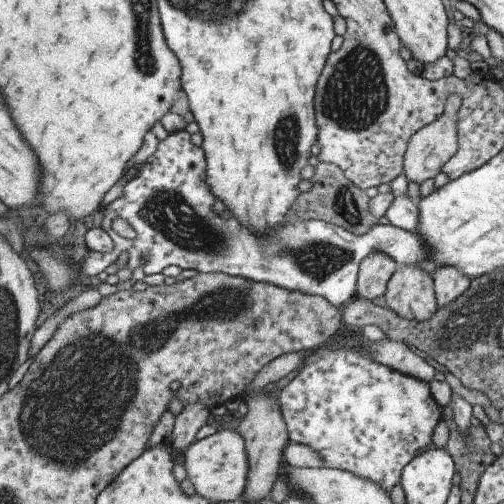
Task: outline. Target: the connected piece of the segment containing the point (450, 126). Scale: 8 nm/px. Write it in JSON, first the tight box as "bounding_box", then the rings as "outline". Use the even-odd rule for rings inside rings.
{"bounding_box":[397,97,461,185],"outline":[[[450,97],[444,104],[441,116],[426,126],[419,128],[414,136],[411,136],[409,142],[405,145],[406,150],[402,156],[401,163],[397,172],[405,174],[407,183],[420,185],[428,178],[434,178],[438,172],[441,172],[441,166],[457,152],[457,110],[461,102],[456,97]]]}

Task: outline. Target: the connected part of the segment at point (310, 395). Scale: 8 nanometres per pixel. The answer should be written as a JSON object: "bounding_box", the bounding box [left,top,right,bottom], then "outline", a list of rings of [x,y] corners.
{"bounding_box":[279,326,440,494],"outline":[[[342,326],[331,340],[306,353],[306,361],[301,365],[299,374],[279,390],[279,410],[285,420],[290,443],[309,446],[321,458],[323,467],[339,468],[343,472],[371,480],[385,494],[389,494],[399,481],[403,466],[413,456],[431,446],[431,432],[440,421],[440,408],[431,398],[424,381],[373,362],[365,352],[361,352],[359,346],[351,342],[332,341],[347,331],[361,337],[358,332]]]}

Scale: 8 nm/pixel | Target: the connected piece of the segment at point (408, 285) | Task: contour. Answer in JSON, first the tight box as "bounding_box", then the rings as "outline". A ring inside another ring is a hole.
{"bounding_box":[383,265,436,321],"outline":[[[399,265],[387,280],[383,298],[387,311],[406,321],[429,320],[436,308],[432,276],[418,265]]]}

